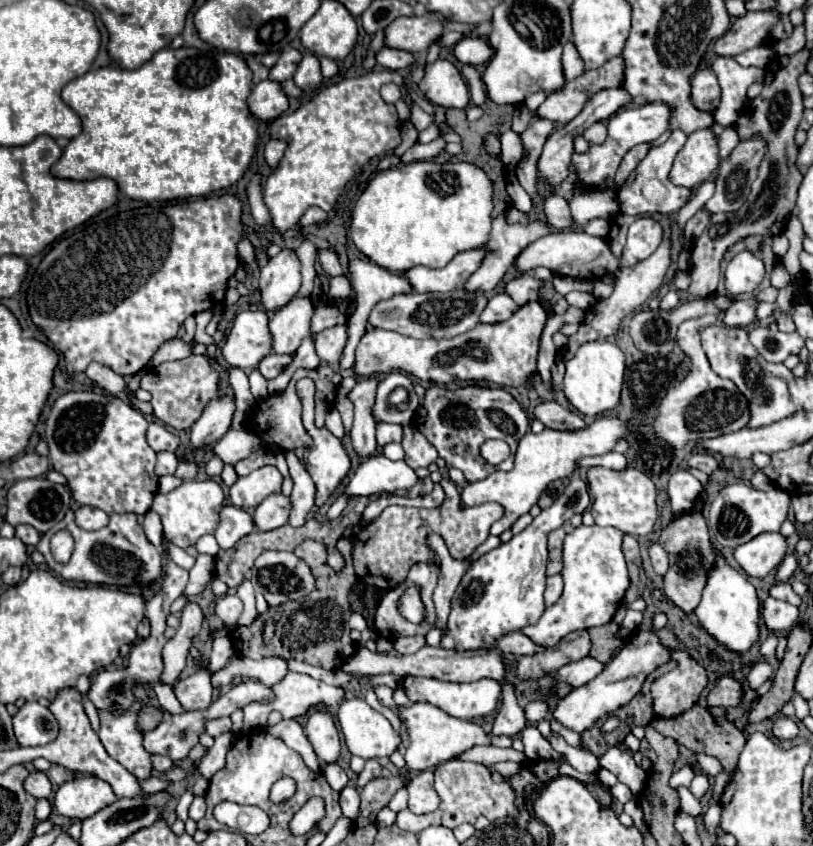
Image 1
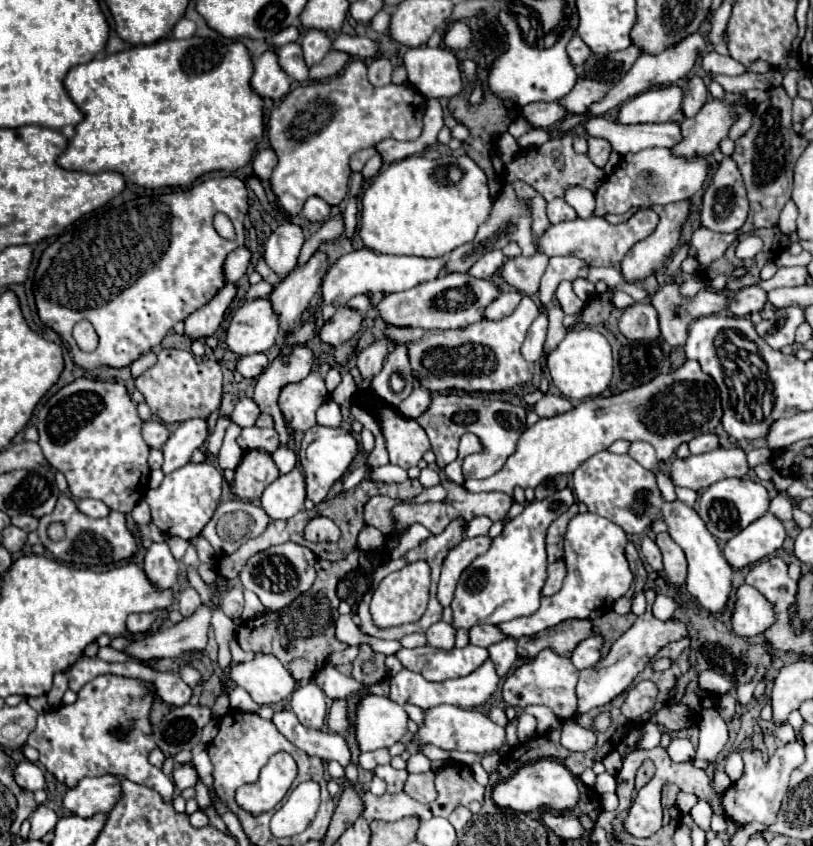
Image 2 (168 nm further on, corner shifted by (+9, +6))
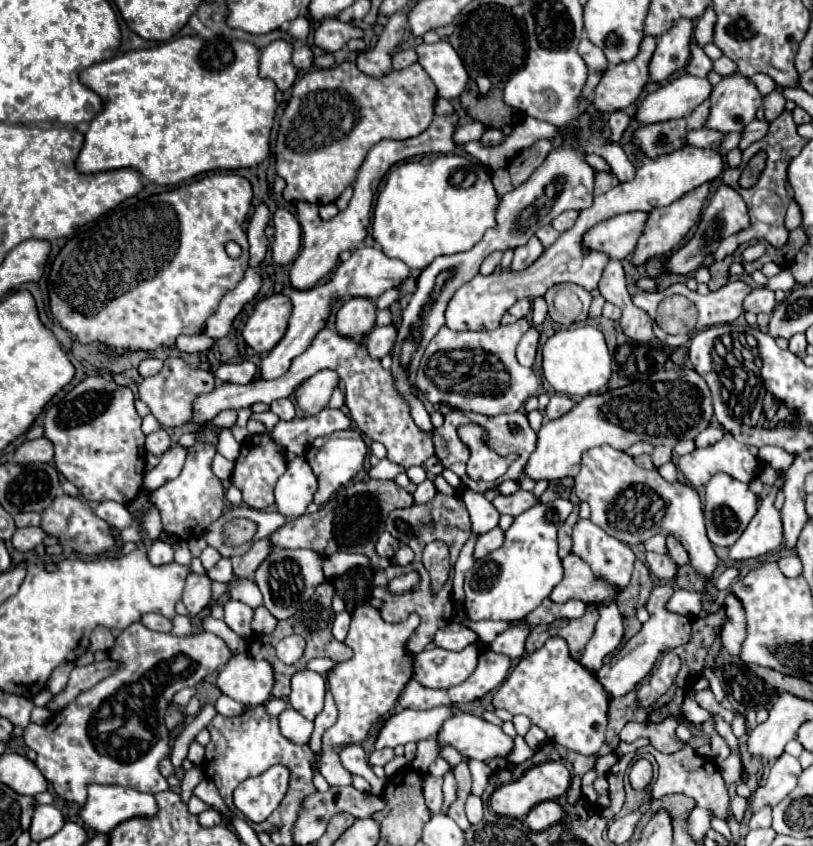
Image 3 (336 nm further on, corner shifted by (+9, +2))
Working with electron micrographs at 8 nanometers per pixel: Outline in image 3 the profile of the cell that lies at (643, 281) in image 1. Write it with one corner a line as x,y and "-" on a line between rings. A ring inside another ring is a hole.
703,184
701,188
695,188
693,192
689,192
689,196
683,196
681,200
673,202
671,206
665,208
655,208
649,212
649,218
645,222
645,228
637,240
637,248
631,254
631,264
633,266
643,266
653,258
663,258
667,256
673,248
679,246
679,242
685,238
685,234
691,230
691,226
697,222
703,202
709,194
709,184

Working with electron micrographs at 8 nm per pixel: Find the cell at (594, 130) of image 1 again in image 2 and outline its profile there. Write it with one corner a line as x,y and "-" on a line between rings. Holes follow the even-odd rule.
589,136
587,142
589,142
589,154
587,156
593,160
593,164
603,168
607,164
607,160
609,160
611,144
607,140
603,140
603,138
593,138
593,136

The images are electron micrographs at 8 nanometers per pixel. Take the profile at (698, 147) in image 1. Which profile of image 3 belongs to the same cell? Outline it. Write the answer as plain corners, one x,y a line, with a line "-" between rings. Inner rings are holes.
733,74
713,88
709,100
711,112
705,128
729,134
743,130
751,120
755,120
755,112
761,106
763,96
749,78

